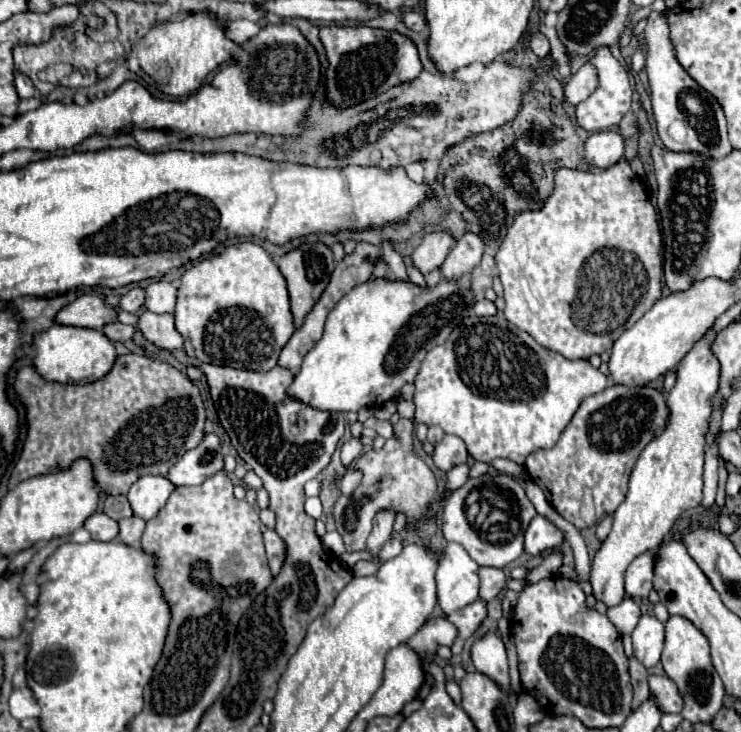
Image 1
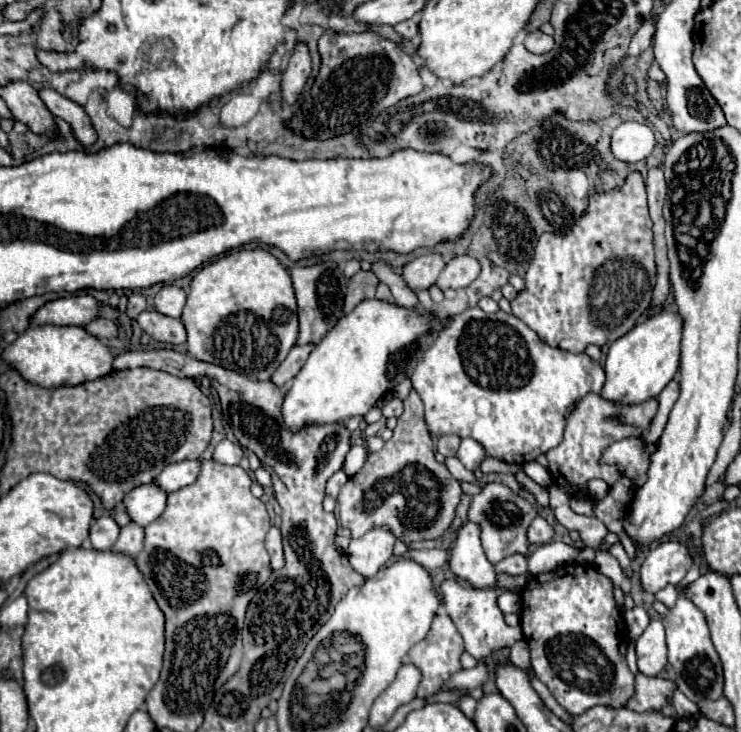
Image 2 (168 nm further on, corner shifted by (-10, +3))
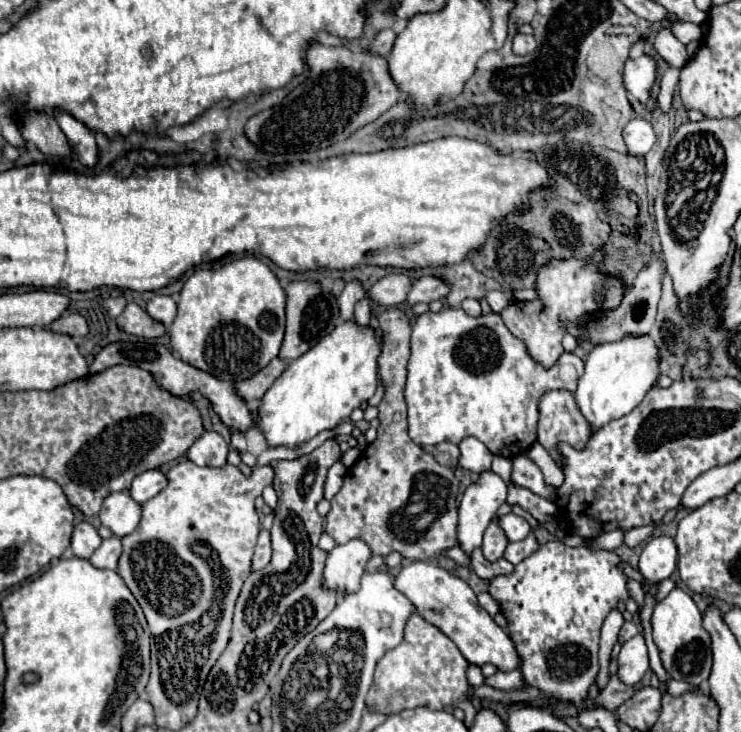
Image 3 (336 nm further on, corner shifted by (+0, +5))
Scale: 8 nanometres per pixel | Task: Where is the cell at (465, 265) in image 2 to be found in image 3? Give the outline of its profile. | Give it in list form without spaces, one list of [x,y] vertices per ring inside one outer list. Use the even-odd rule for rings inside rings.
[[[424,275],[420,279],[416,279],[416,283],[412,285],[412,291],[408,293],[408,303],[430,303],[434,299],[442,299],[448,295],[450,291],[450,283],[446,283],[442,277],[436,275]]]

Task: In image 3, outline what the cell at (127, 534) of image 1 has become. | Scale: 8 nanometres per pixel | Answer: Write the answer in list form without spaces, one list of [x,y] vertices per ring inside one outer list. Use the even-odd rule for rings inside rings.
[[[112,535],[110,539],[104,539],[102,545],[94,551],[90,563],[100,569],[116,569],[120,555],[122,555],[122,539]]]

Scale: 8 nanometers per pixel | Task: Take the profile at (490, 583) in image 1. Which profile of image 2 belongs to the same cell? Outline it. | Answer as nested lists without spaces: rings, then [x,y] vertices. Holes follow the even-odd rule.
[[[514,553],[506,559],[502,559],[498,565],[496,565],[496,571],[502,571],[502,573],[510,573],[510,575],[522,575],[528,571],[528,555],[522,555],[522,553]]]

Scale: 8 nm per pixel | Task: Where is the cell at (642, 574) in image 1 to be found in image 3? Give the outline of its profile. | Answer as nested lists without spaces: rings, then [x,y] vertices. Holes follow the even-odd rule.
[[[656,535],[646,543],[638,569],[646,581],[660,583],[676,571],[676,563],[678,551],[674,539],[668,535]]]

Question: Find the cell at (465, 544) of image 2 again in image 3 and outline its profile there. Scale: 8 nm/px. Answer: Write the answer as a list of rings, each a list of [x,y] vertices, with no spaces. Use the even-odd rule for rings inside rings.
[[[492,471],[480,473],[480,481],[466,489],[458,507],[456,539],[468,557],[482,545],[482,533],[502,503],[506,503],[506,483]]]

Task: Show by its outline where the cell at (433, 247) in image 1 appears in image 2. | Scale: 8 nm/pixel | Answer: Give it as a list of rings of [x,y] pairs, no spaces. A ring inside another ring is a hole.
[[[436,253],[422,255],[414,261],[410,261],[402,269],[406,287],[410,287],[414,293],[428,289],[430,285],[434,285],[434,281],[438,279],[438,273],[444,269],[444,265],[446,265],[446,261],[442,259],[442,255],[436,255]]]

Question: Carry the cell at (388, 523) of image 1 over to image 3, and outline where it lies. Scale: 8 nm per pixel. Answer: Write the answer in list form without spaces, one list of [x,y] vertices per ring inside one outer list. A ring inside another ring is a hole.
[[[352,539],[344,545],[336,545],[328,553],[324,585],[328,589],[344,589],[348,593],[358,591],[366,563],[370,559],[372,551],[368,551],[368,543],[364,543],[364,539]]]

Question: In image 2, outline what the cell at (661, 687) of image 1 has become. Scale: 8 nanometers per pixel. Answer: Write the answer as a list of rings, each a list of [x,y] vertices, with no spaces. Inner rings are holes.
[[[638,673],[634,677],[634,695],[628,699],[628,709],[644,713],[650,709],[662,709],[662,705],[672,699],[674,681],[660,679],[660,677],[646,677]]]

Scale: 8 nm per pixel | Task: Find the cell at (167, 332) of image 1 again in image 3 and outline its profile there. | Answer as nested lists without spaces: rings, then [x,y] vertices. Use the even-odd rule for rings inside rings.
[[[128,303],[124,313],[116,319],[116,323],[132,335],[138,337],[146,337],[146,339],[154,339],[154,337],[162,337],[166,333],[164,325],[154,321],[144,309],[140,309],[136,303]]]

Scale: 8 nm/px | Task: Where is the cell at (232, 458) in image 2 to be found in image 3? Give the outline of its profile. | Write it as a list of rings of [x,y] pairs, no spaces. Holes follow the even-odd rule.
[[[206,431],[190,449],[188,459],[196,465],[208,465],[208,467],[222,467],[226,463],[230,445],[216,433]]]

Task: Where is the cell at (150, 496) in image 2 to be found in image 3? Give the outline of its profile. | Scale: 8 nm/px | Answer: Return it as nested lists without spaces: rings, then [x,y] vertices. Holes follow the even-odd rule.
[[[118,491],[112,493],[104,499],[102,511],[100,511],[100,521],[102,525],[110,527],[116,537],[130,535],[142,517],[142,505],[136,503],[128,491]]]

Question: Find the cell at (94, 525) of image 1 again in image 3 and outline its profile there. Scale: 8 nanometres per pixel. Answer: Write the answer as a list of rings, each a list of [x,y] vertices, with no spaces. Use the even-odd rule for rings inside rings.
[[[78,523],[74,527],[74,535],[72,535],[72,551],[76,557],[88,559],[102,543],[102,537],[98,535],[98,529],[90,523]]]

